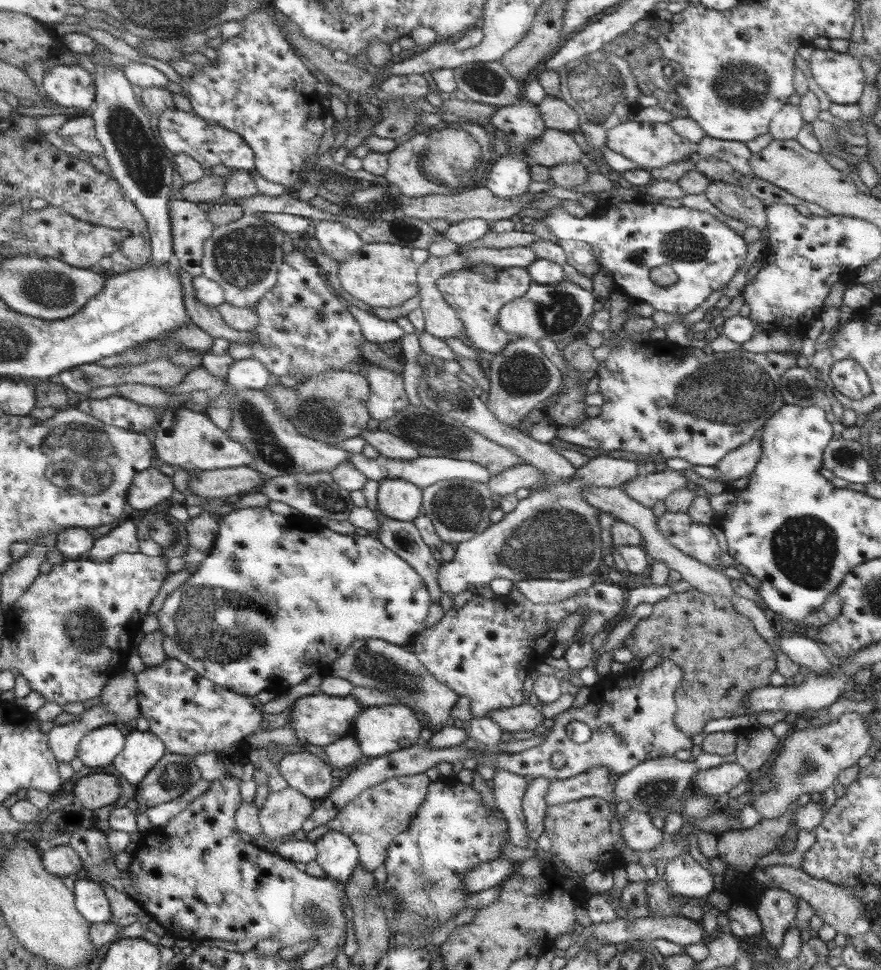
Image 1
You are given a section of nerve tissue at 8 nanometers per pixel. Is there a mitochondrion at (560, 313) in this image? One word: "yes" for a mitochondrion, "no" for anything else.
yes

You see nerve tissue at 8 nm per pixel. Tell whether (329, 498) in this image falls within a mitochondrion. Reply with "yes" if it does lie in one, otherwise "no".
yes

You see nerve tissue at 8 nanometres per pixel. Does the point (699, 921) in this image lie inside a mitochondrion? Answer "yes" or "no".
no

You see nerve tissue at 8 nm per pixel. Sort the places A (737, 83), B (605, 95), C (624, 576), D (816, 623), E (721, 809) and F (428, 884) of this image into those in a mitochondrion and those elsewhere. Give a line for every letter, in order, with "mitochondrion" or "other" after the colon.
A: mitochondrion
B: mitochondrion
C: other
D: other
E: other
F: mitochondrion

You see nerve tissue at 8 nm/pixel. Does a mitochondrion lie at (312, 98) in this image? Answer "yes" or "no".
no

